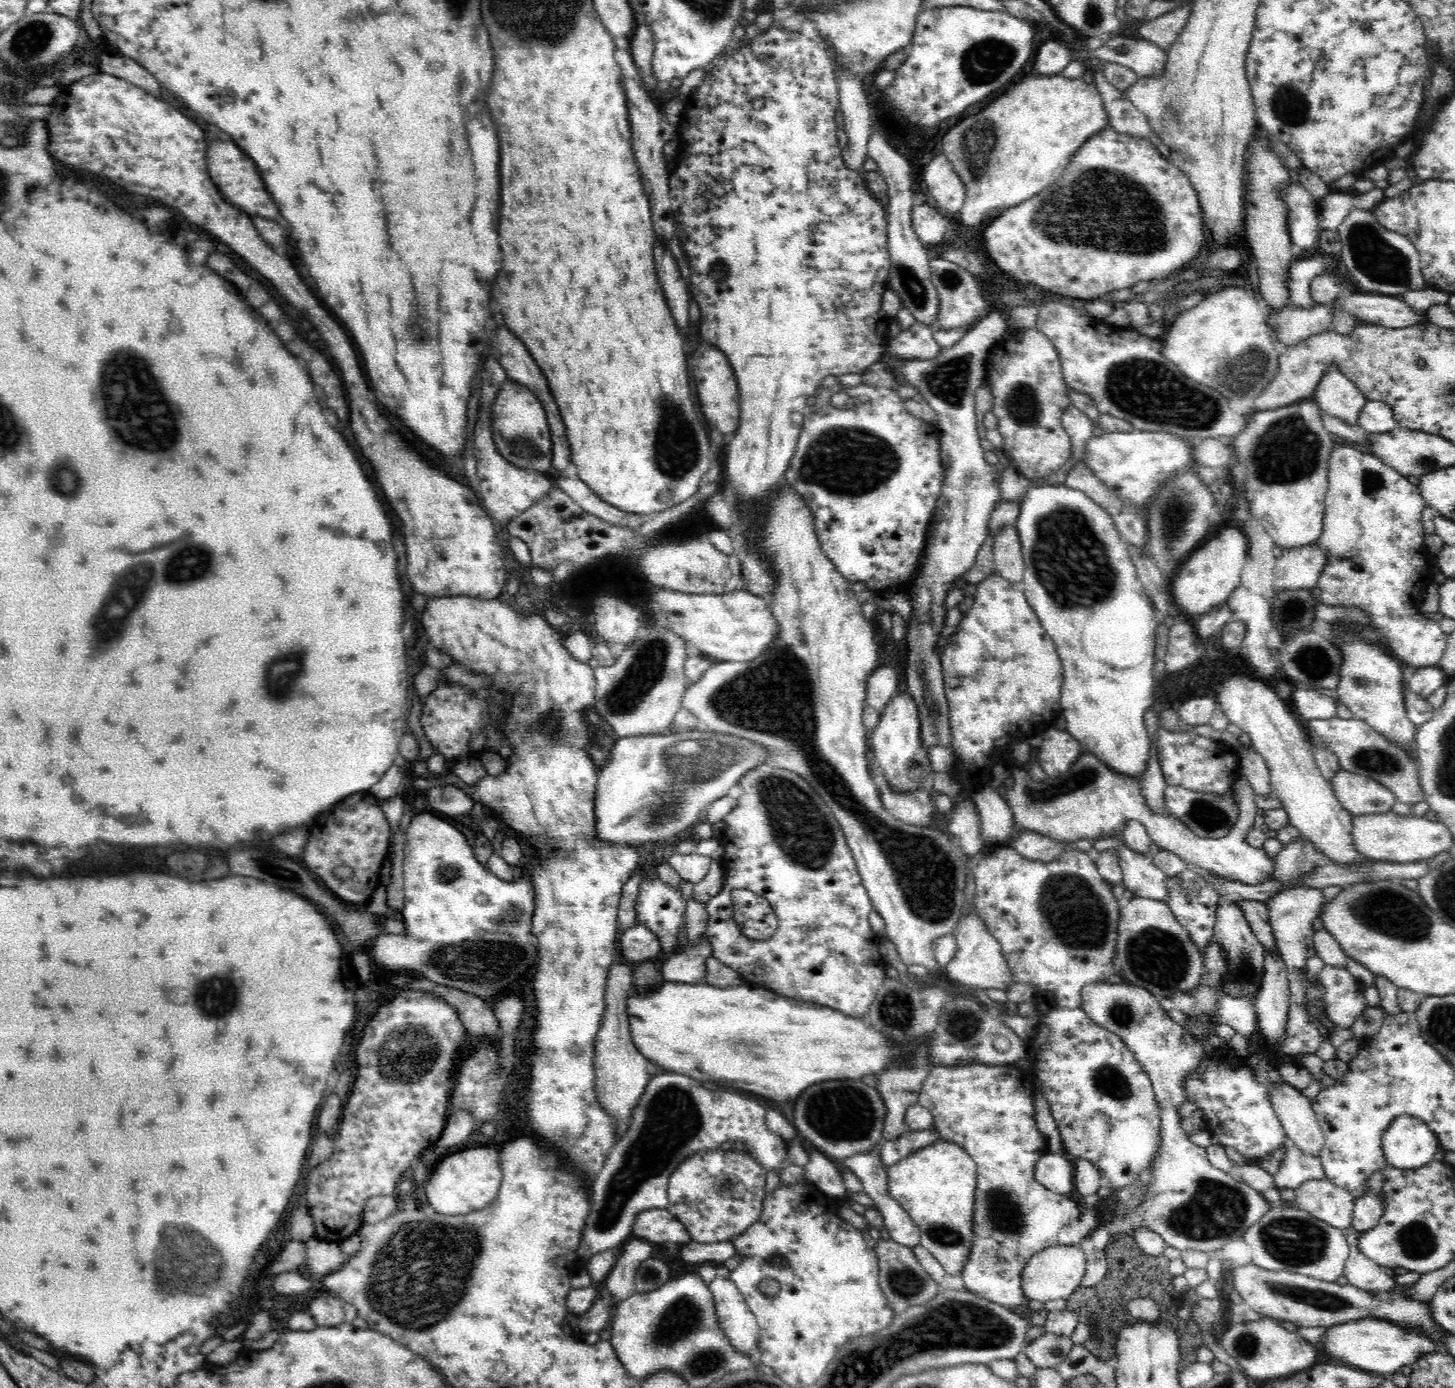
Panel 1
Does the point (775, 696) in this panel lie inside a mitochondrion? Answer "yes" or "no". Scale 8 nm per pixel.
yes

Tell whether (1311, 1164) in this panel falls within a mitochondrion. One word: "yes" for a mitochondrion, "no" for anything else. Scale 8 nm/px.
no

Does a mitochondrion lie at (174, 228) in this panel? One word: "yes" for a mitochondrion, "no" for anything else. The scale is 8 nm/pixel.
no

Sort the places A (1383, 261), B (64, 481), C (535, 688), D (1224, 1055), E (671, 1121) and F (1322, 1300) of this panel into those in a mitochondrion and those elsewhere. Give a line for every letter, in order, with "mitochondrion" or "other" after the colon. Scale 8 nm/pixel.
A: mitochondrion
B: mitochondrion
C: other
D: other
E: mitochondrion
F: mitochondrion

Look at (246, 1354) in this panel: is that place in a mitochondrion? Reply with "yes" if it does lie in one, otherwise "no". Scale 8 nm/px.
no

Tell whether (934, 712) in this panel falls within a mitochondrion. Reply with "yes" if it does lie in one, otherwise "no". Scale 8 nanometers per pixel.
yes

